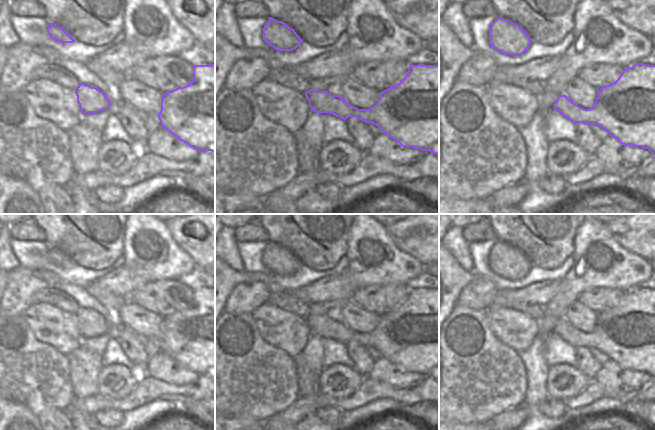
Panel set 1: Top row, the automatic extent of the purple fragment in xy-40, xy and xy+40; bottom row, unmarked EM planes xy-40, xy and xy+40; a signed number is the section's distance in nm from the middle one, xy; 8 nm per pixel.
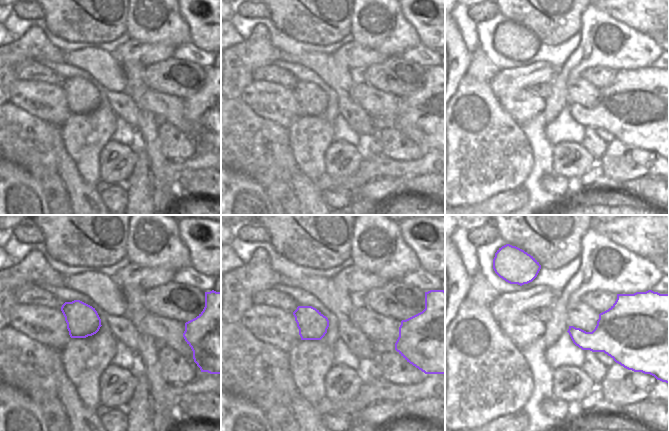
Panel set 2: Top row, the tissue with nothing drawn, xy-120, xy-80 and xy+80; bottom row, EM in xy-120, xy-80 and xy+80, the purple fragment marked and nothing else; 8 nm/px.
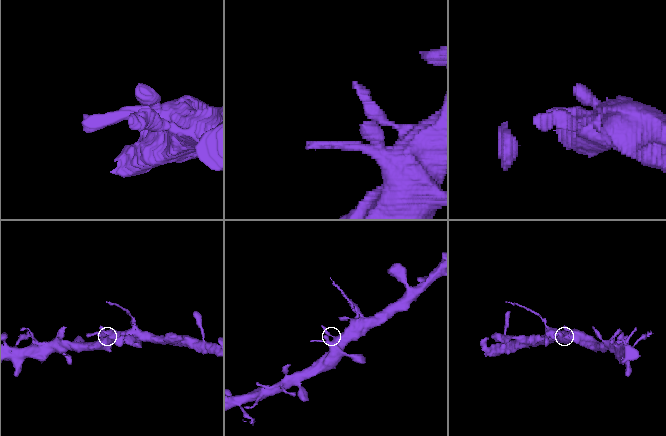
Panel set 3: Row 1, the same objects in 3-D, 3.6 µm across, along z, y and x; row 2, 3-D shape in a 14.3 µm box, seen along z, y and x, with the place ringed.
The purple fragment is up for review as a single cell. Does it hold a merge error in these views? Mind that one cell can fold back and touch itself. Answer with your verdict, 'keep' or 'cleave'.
keep

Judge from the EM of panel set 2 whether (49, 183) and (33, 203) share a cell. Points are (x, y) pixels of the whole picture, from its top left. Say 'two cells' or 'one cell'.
two cells

